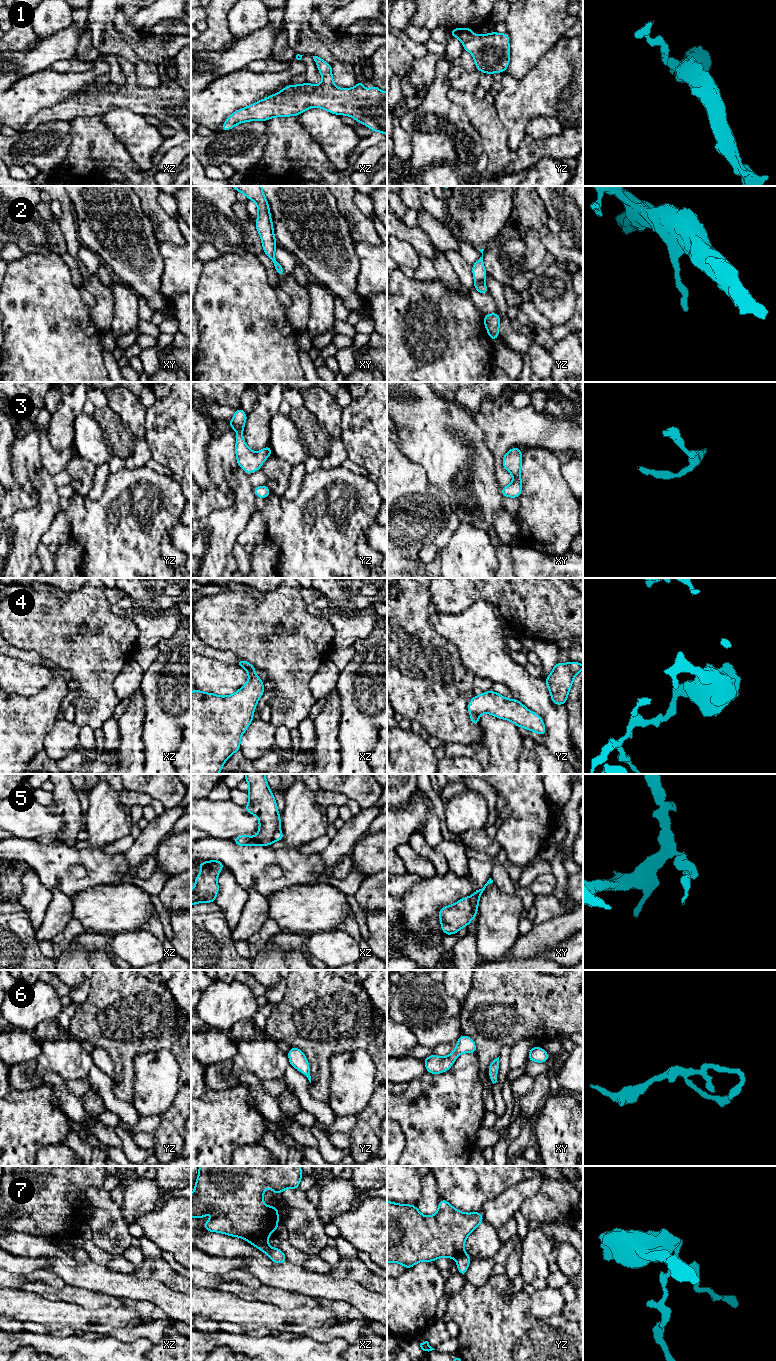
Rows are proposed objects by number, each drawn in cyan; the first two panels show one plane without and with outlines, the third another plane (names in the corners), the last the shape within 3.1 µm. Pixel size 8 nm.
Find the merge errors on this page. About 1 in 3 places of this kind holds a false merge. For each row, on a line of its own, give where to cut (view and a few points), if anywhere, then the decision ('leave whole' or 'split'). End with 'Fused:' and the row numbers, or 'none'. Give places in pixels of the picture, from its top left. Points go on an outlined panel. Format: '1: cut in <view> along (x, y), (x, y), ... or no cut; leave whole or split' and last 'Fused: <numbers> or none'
1: no cut; leave whole
2: no cut; leave whole
3: no cut; leave whole
4: cut in xz along (244, 667), (254, 669); split
5: cut in xy along (469, 897), (472, 909), (476, 913); split
6: no cut; leave whole
7: cut in xz along (247, 1239), (266, 1242); split
Fused: 4, 5, 7

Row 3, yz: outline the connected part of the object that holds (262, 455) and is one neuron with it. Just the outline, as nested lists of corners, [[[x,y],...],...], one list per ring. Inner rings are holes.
[[[239,407],[236,409],[229,427],[237,431],[235,452],[238,466],[248,475],[261,469],[263,462],[273,453],[270,445],[255,453],[248,448],[243,438],[243,429],[247,420],[247,414]]]

